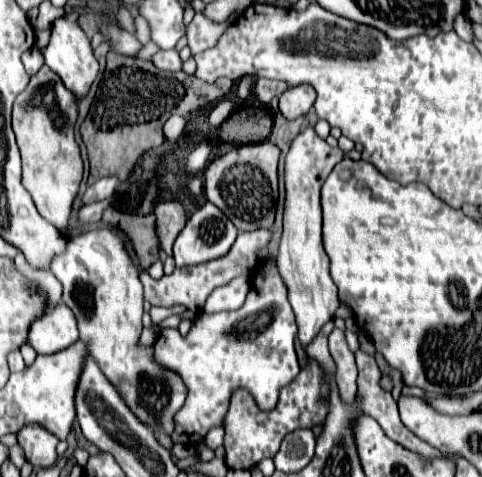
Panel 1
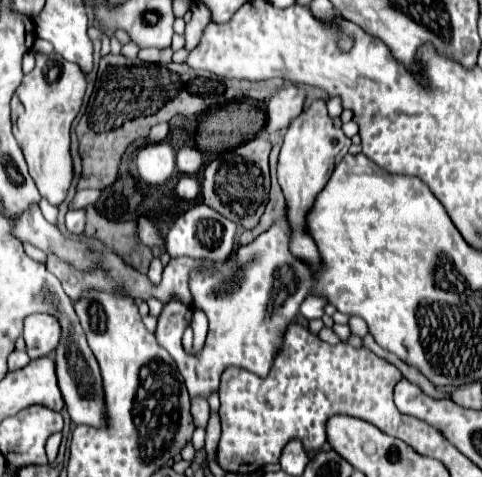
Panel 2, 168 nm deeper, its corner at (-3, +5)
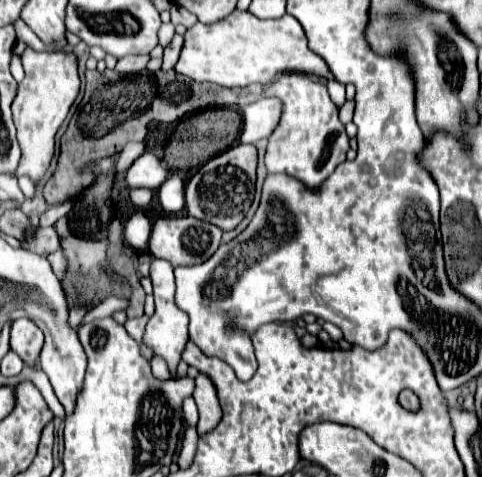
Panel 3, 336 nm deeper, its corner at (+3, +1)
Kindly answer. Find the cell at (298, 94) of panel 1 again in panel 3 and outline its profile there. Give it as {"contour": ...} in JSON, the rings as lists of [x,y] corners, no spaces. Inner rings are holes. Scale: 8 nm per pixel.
{"contour":[[[262,98],[242,108],[242,132],[240,142],[254,144],[268,138],[280,120],[280,102],[276,98]]]}

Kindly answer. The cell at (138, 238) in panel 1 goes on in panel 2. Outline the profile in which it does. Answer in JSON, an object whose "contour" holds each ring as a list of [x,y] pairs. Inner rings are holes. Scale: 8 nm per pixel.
{"contour":[[[94,206],[86,207],[86,236],[94,236],[108,248],[116,250],[124,262],[132,264],[136,270],[148,272],[152,262],[152,250],[136,240],[136,222],[114,222],[102,216]]]}

